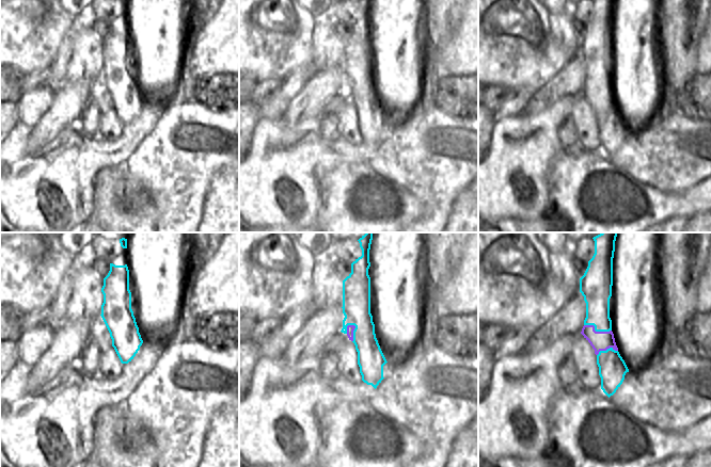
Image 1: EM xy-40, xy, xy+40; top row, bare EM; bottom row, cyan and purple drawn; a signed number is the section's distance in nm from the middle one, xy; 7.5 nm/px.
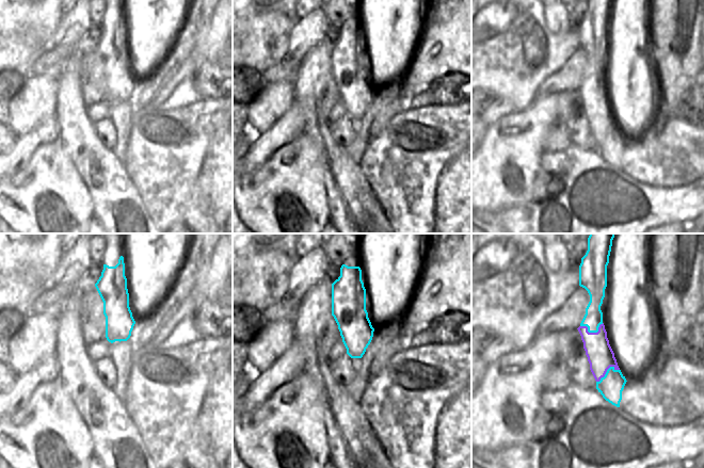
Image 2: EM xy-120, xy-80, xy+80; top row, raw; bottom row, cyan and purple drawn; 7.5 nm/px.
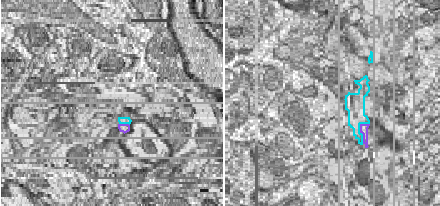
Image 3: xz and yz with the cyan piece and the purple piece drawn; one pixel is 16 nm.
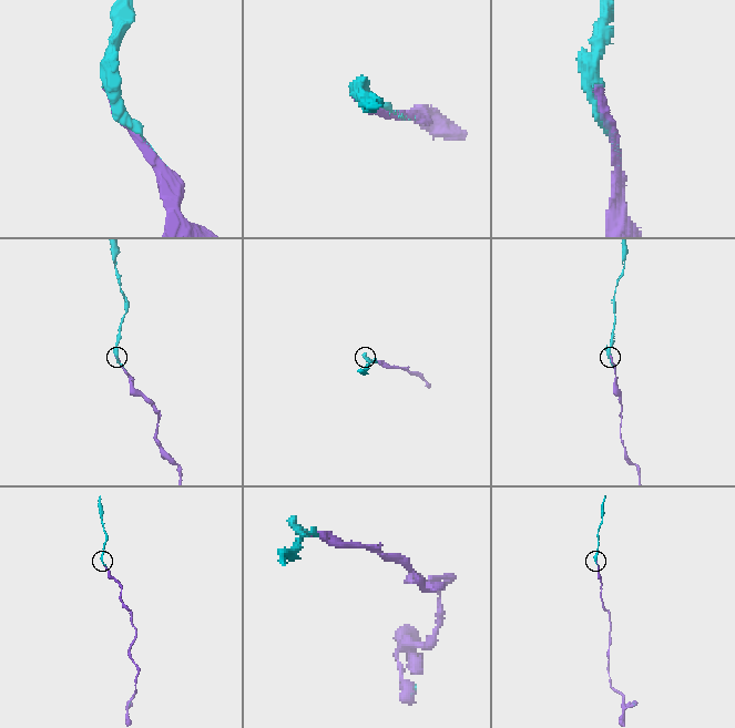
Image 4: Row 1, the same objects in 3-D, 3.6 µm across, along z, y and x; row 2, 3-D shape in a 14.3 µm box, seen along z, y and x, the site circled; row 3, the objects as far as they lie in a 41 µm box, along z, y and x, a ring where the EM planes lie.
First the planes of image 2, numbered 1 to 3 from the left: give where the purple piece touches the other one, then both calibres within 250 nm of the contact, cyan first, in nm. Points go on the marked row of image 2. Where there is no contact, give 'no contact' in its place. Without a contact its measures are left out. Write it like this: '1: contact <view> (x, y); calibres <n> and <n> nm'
1: no contact
2: no contact
3: contact xy+80 (592, 332); calibres 140 and 200 nm

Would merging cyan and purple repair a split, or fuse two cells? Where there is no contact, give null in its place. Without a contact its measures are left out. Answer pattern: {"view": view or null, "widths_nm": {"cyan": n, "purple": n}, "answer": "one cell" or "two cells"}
{"view": "xy+40", "widths_nm": {"cyan": 190, "purple": 140}, "answer": "one cell"}

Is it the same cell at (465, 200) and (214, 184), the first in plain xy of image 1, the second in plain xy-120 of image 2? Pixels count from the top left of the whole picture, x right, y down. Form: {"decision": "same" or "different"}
{"decision": "same"}

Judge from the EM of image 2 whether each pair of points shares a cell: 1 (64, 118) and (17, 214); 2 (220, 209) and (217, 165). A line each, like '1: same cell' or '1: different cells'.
1: different cells
2: same cell

